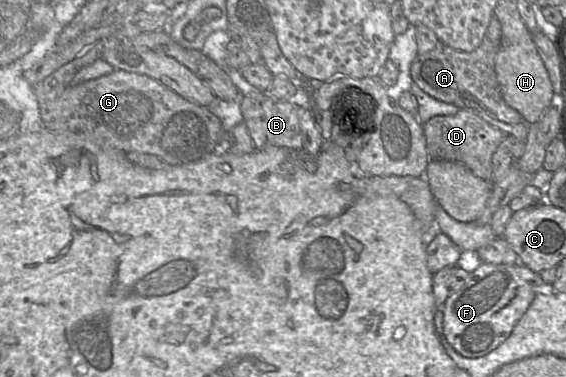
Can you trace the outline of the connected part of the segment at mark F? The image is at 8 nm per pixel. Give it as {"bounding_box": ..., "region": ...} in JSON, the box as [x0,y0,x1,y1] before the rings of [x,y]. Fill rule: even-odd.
{"bounding_box":[441,263,548,358],"region":[[[482,263],[468,274],[464,286],[449,295],[441,306],[443,337],[452,348],[466,358],[482,357],[502,342],[529,308],[536,294],[548,290],[539,273],[521,263]]]}

